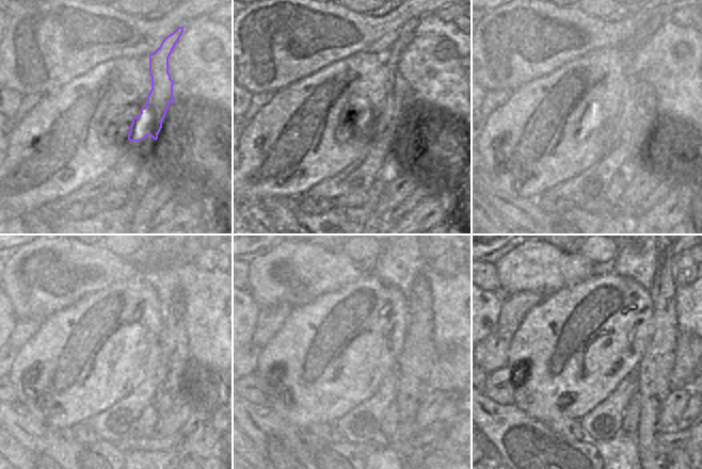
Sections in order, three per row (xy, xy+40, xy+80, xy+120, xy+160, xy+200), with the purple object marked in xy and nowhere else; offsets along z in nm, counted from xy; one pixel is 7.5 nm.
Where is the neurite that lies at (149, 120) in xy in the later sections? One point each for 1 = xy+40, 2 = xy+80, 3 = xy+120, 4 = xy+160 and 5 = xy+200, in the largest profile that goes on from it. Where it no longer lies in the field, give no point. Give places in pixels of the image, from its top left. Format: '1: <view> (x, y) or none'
1: xy+40 (399, 115)
2: xy+80 (640, 124)
3: xy+120 (170, 361)
4: xy+160 (418, 355)
5: xy+200 (654, 369)

